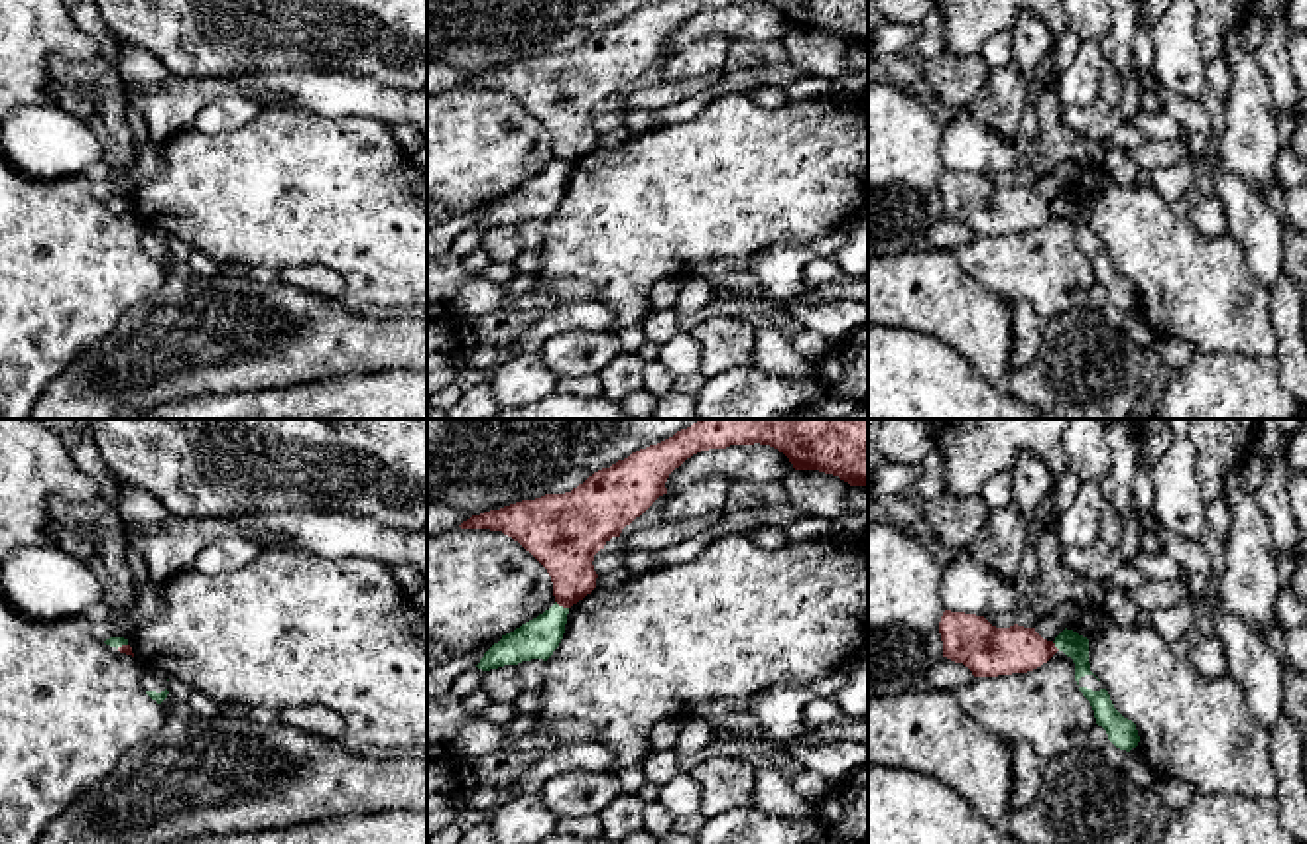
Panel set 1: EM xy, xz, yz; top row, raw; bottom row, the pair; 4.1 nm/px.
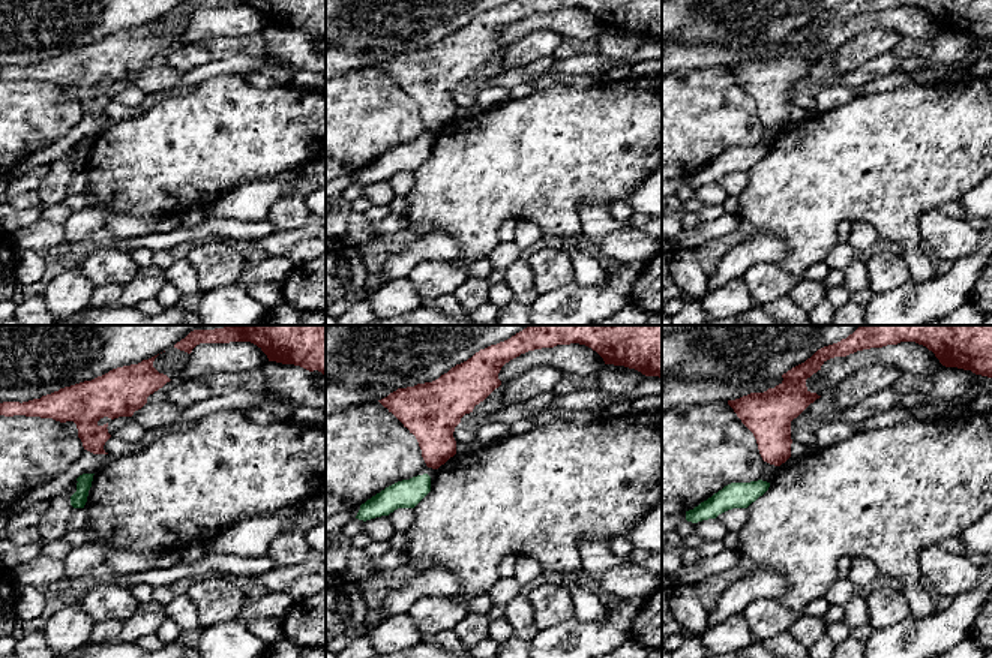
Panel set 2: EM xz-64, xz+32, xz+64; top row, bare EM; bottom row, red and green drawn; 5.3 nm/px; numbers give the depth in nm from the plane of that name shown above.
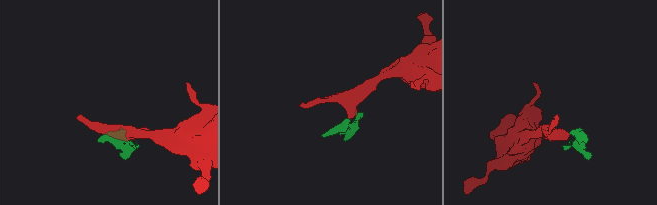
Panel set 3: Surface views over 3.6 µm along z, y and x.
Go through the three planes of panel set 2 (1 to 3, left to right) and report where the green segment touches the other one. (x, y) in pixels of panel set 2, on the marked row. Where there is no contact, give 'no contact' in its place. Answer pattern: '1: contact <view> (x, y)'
1: no contact
2: no contact
3: no contact

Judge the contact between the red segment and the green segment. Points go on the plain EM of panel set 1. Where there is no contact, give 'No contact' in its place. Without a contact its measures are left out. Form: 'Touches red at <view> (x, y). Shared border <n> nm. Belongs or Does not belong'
Touches red at xz (561, 164). Shared border 70 nm. Does not belong

